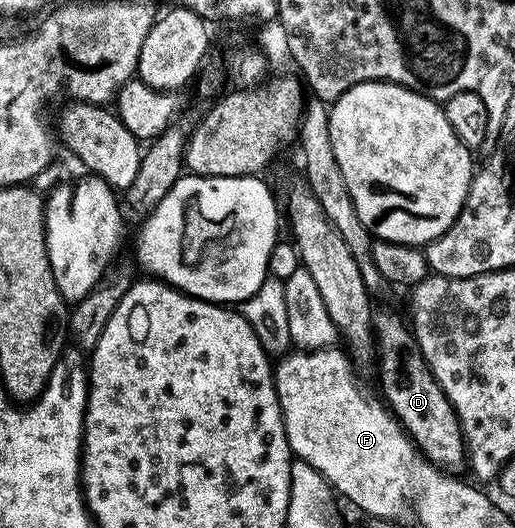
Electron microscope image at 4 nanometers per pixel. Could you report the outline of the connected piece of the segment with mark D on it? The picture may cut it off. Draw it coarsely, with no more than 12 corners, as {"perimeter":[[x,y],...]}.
{"perimeter":[[374,313],[380,396],[430,463],[468,464],[462,427],[409,323]]}

